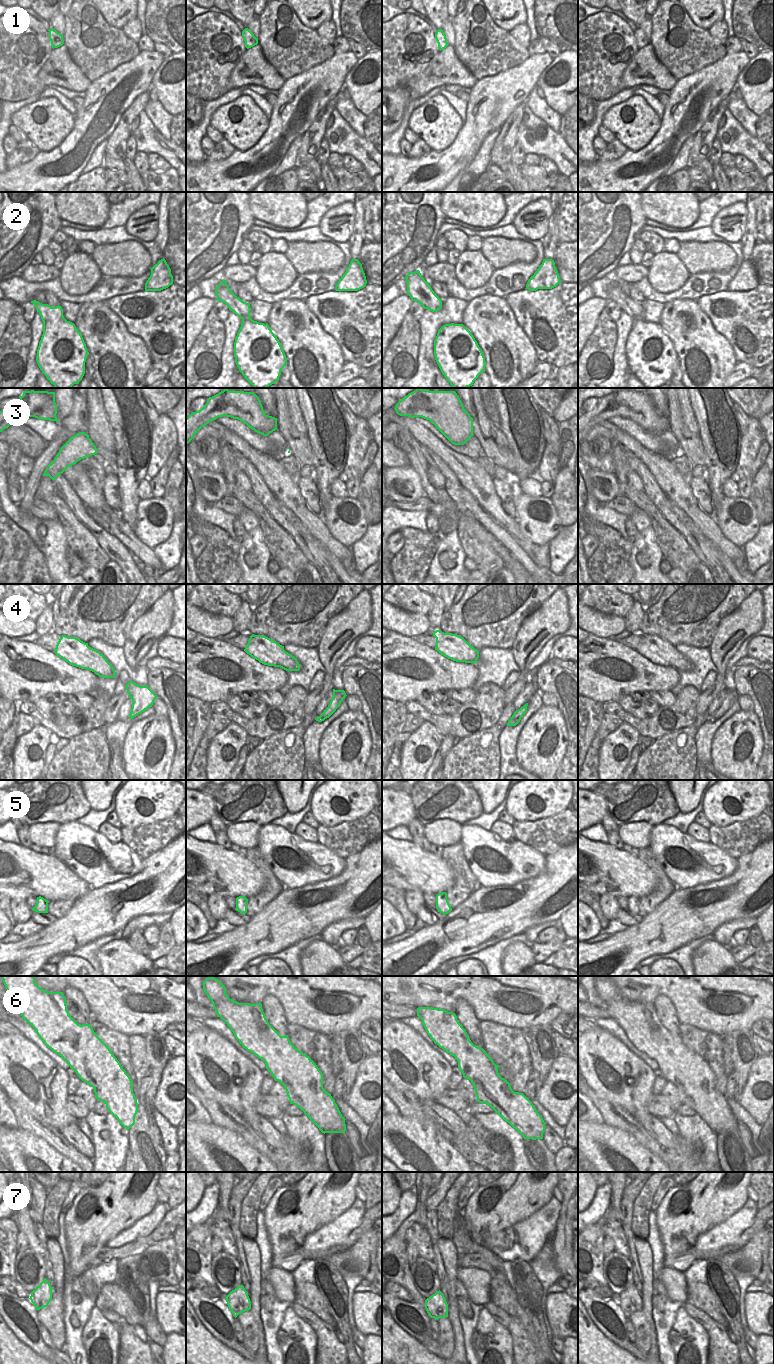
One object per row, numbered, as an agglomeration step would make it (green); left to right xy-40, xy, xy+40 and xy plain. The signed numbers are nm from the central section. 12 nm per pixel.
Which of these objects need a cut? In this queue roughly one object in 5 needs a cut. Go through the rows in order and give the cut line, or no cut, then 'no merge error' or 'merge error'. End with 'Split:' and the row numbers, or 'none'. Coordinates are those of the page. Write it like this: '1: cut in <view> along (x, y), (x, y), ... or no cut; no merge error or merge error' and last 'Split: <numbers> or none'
1: no cut; no merge error
2: no cut; no merge error
3: no cut; no merge error
4: no cut; no merge error
5: no cut; no merge error
6: no cut; no merge error
7: no cut; no merge error
Split: none

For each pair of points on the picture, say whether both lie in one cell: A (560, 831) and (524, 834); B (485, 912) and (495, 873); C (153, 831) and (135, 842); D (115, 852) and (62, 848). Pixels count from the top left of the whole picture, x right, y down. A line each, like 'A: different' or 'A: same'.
A: same
B: different
C: same
D: same

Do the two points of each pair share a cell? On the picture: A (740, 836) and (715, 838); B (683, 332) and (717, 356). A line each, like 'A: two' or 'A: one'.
A: one
B: one

